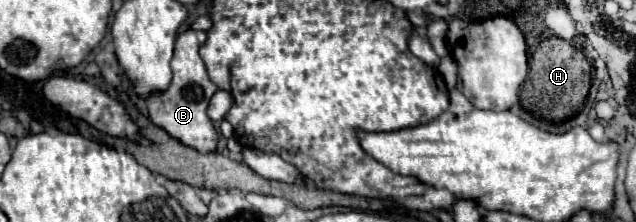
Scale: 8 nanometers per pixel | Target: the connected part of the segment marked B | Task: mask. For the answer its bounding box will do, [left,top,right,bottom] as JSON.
[146,29,220,153]

